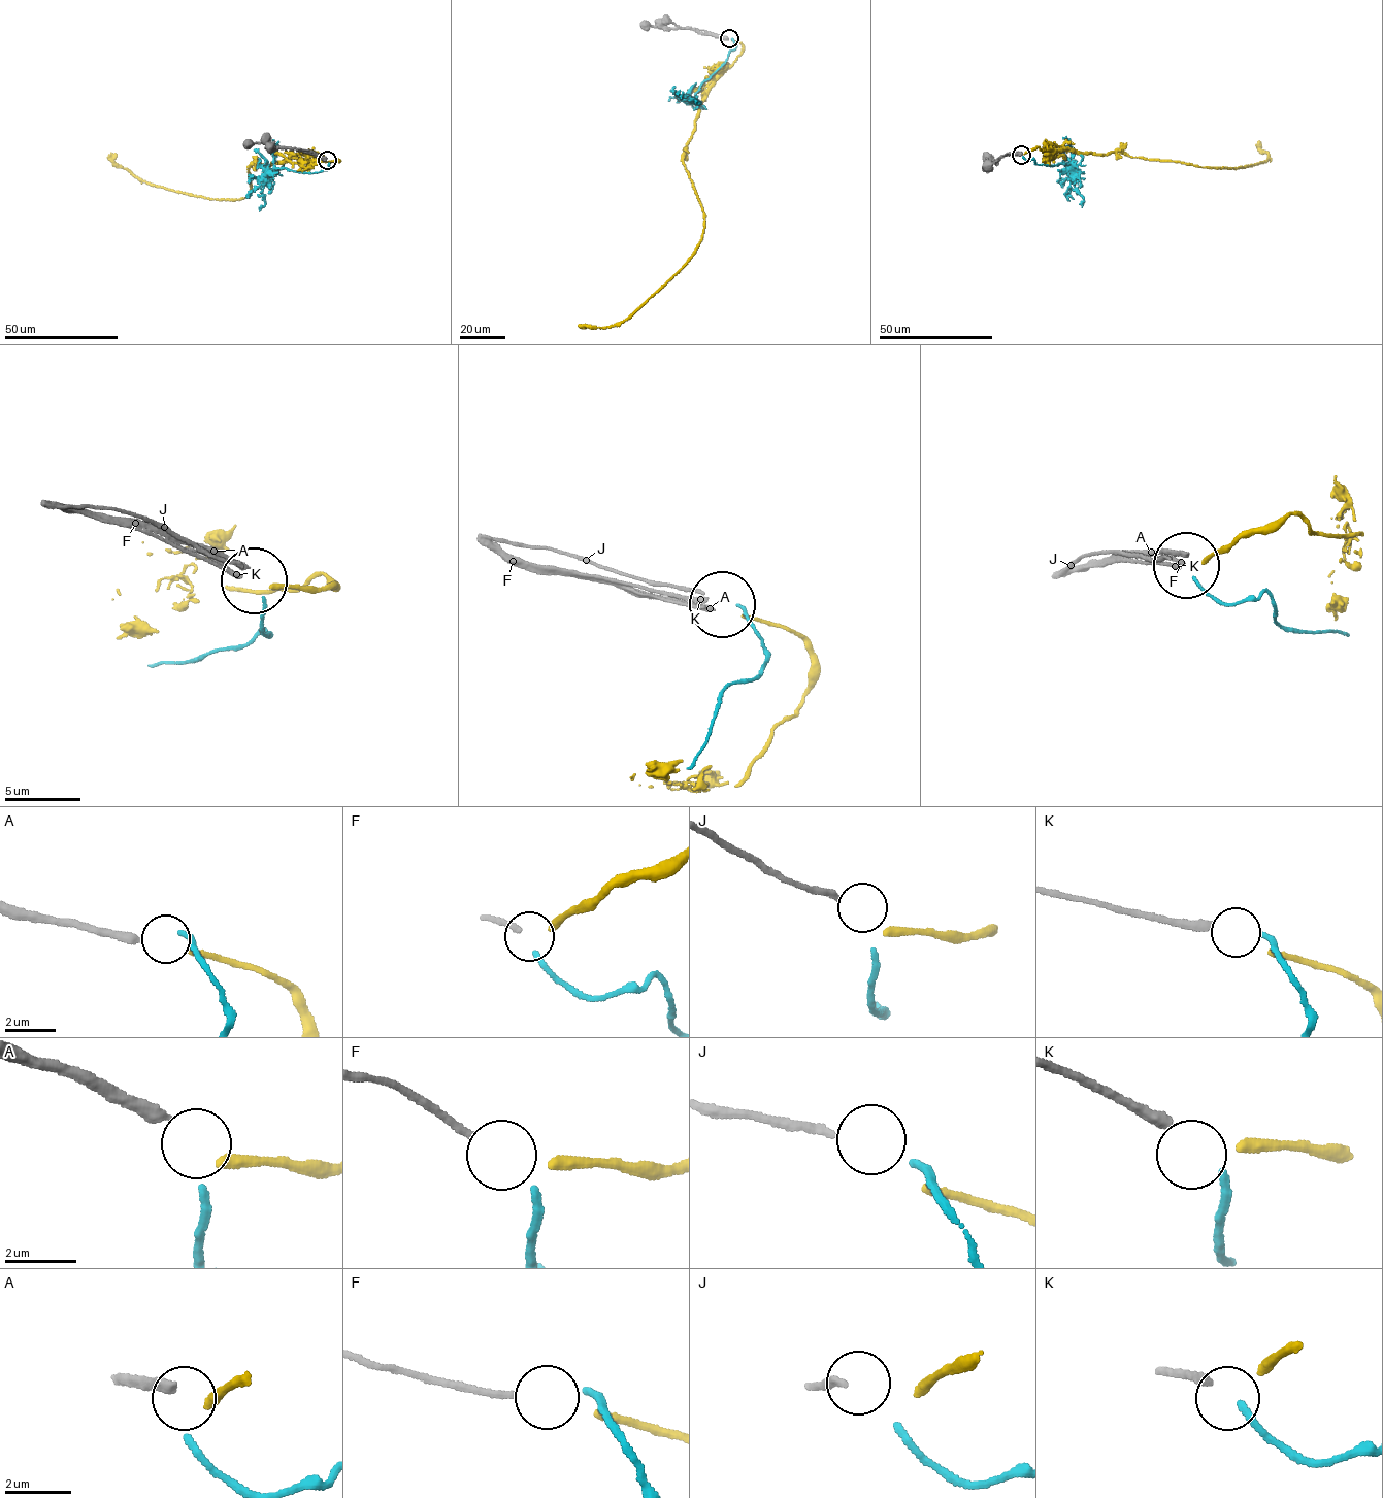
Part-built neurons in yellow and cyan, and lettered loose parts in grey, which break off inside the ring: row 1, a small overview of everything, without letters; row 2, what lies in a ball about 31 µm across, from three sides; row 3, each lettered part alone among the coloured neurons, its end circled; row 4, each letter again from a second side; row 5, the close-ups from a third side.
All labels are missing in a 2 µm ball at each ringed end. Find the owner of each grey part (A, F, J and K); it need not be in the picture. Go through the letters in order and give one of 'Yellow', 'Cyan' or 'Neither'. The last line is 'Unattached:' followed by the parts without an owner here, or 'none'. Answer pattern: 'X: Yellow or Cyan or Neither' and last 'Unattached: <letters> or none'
A: Yellow
F: Neither
J: Neither
K: Neither
Unattached: F, J, K

